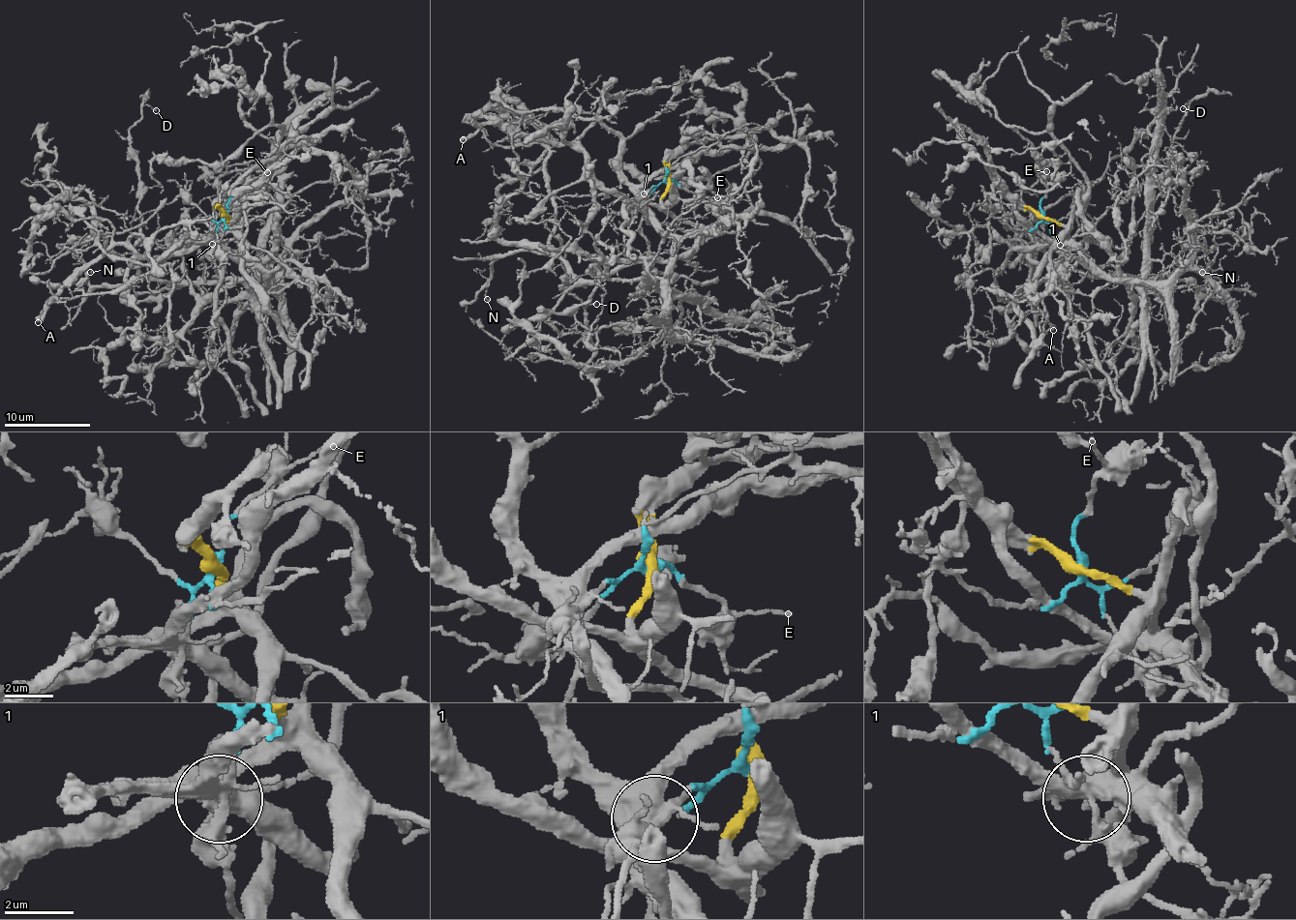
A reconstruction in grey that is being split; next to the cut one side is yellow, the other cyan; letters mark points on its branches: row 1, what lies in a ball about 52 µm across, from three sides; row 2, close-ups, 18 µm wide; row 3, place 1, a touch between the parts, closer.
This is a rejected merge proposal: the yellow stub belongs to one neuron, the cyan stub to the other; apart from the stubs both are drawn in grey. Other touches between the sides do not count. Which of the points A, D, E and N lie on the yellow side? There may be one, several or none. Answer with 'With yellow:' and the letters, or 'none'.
With yellow: A

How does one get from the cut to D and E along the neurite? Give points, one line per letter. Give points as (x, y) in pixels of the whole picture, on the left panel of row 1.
D: (225, 215), (212, 246), (223, 278), (137, 274), (141, 183), (130, 130), (141, 106), (156, 111)
E: (225, 215), (228, 199), (267, 172)

